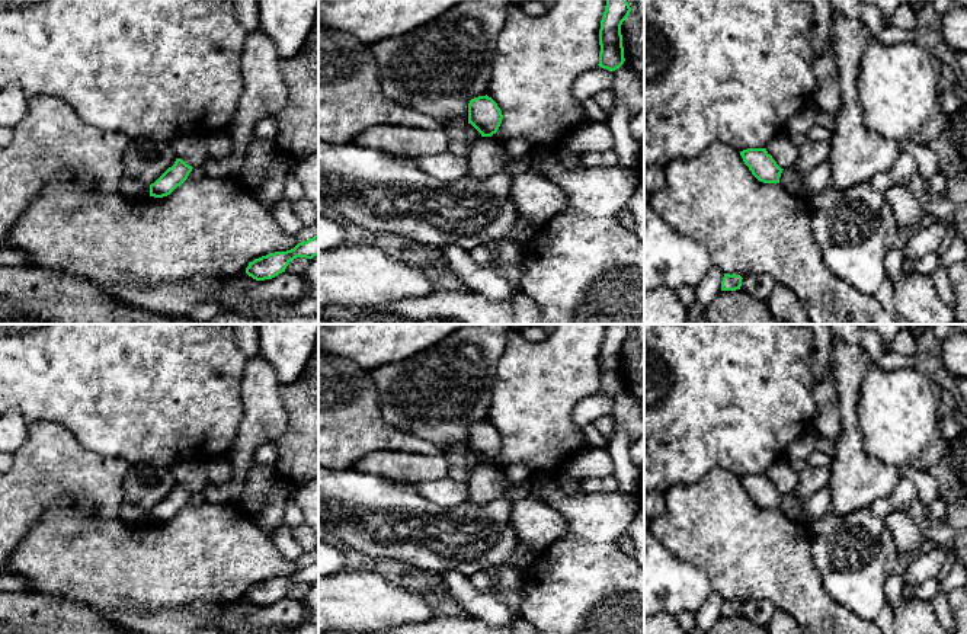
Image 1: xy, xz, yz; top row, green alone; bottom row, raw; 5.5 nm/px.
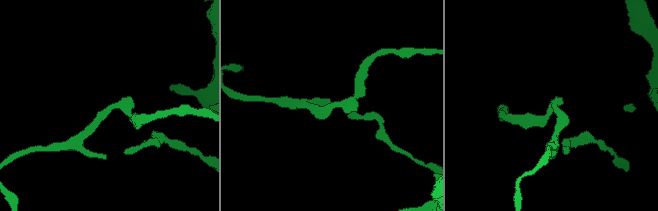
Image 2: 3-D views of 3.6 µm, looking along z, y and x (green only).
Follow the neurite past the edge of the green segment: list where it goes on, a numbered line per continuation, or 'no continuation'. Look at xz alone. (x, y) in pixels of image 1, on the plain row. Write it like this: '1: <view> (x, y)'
no continuation

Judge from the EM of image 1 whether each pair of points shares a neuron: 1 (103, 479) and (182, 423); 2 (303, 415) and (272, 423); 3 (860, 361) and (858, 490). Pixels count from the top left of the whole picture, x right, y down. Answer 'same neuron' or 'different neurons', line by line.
1: different neurons
2: different neurons
3: same neuron

